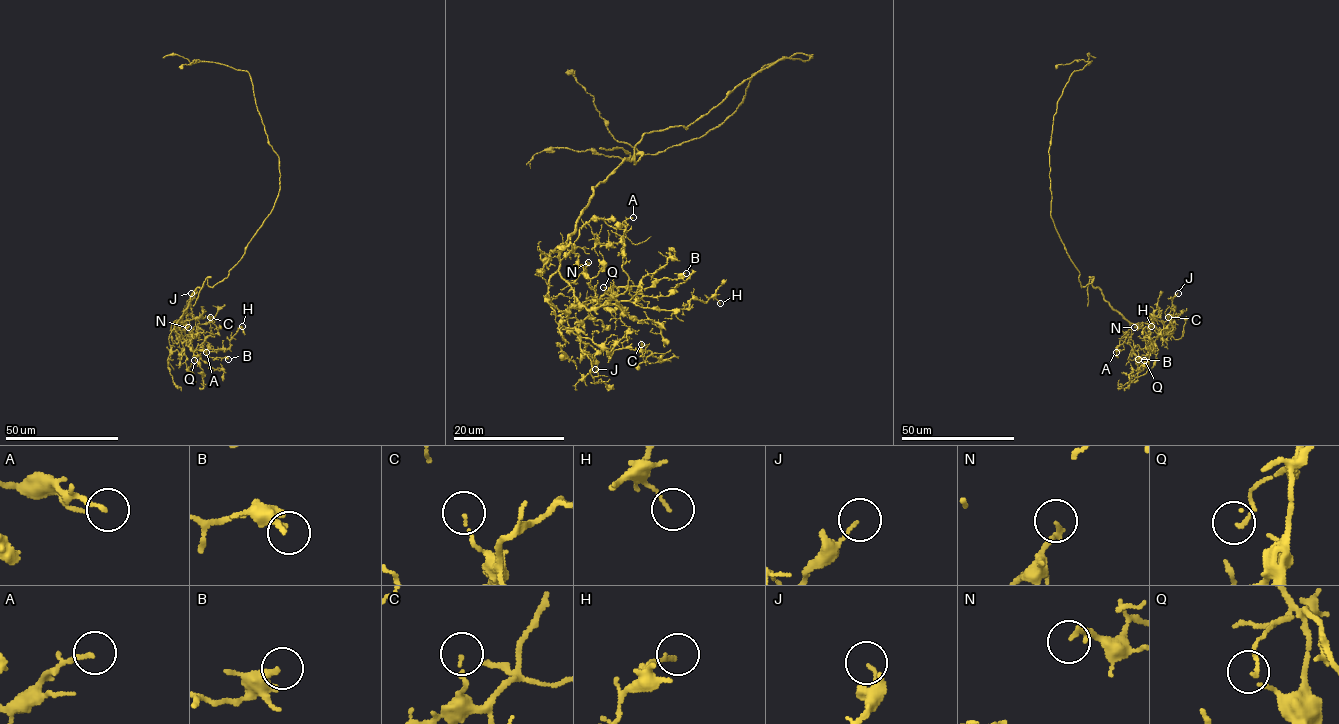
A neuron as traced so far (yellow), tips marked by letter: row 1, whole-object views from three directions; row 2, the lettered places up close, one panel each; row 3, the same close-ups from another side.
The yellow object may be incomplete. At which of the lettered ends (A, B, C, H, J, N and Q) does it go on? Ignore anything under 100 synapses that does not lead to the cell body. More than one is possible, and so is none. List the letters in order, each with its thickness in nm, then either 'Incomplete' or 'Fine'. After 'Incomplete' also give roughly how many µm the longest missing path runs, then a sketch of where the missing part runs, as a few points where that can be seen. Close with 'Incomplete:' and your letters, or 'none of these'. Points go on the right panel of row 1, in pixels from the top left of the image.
A: Thickness 140 nm. Fine
B: Thickness 300 nm. Fine
C: Thickness 90 nm. Fine
H: Thickness 100 nm. Fine
J: Thickness 100 nm. Fine
N: Thickness 200 nm. Fine
Q: Thickness 110 nm. Fine
Incomplete: none of these

